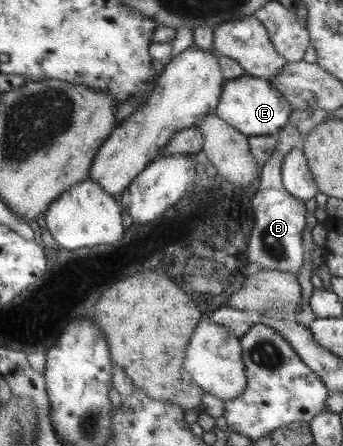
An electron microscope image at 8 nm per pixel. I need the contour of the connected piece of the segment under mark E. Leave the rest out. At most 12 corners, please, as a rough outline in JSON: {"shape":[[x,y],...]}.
{"shape":[[269,81],[224,82],[215,115],[247,138],[276,136],[292,110]]}

